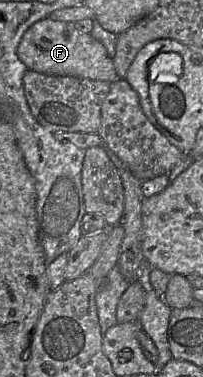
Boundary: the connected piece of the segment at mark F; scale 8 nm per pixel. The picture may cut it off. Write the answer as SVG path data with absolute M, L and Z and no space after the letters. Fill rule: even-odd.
M49 17L37 21L24 33L17 48L17 55L28 70L43 74L73 76L110 83L115 82L119 78L113 59L108 56L106 48L100 41L95 39L91 34L82 33L71 22L53 20Z

